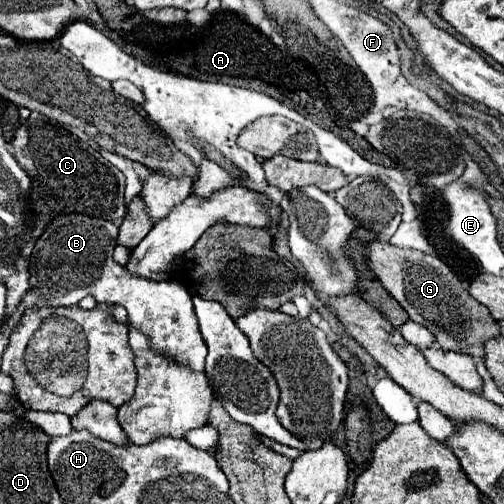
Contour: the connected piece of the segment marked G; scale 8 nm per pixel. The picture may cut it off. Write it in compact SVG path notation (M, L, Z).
M373 241L369 243L367 263L381 285L391 293L391 297L395 297L399 305L409 313L409 319L427 327L435 335L441 349L483 357L485 339L499 335L499 325L489 315L489 309L477 303L463 289L457 275L441 259L421 251L401 249L391 243Z

